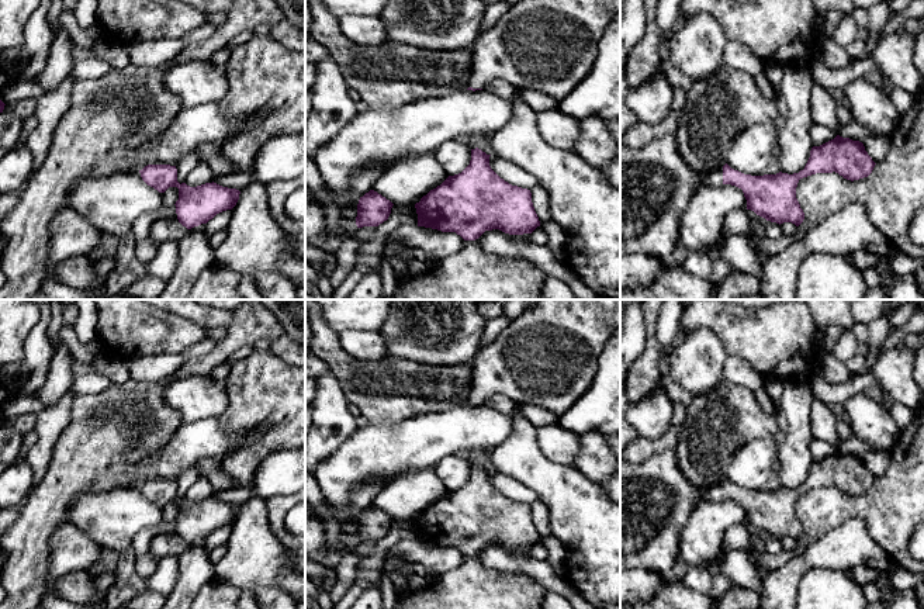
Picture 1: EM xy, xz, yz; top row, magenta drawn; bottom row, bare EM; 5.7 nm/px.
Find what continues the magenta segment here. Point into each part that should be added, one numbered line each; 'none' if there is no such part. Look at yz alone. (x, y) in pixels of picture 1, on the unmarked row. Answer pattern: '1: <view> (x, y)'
1: yz (715, 492)

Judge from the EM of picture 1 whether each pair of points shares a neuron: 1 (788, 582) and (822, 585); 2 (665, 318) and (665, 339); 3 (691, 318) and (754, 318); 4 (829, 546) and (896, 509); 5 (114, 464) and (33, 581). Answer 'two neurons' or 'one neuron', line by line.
1: two neurons
2: one neuron
3: one neuron
4: two neurons
5: one neuron

